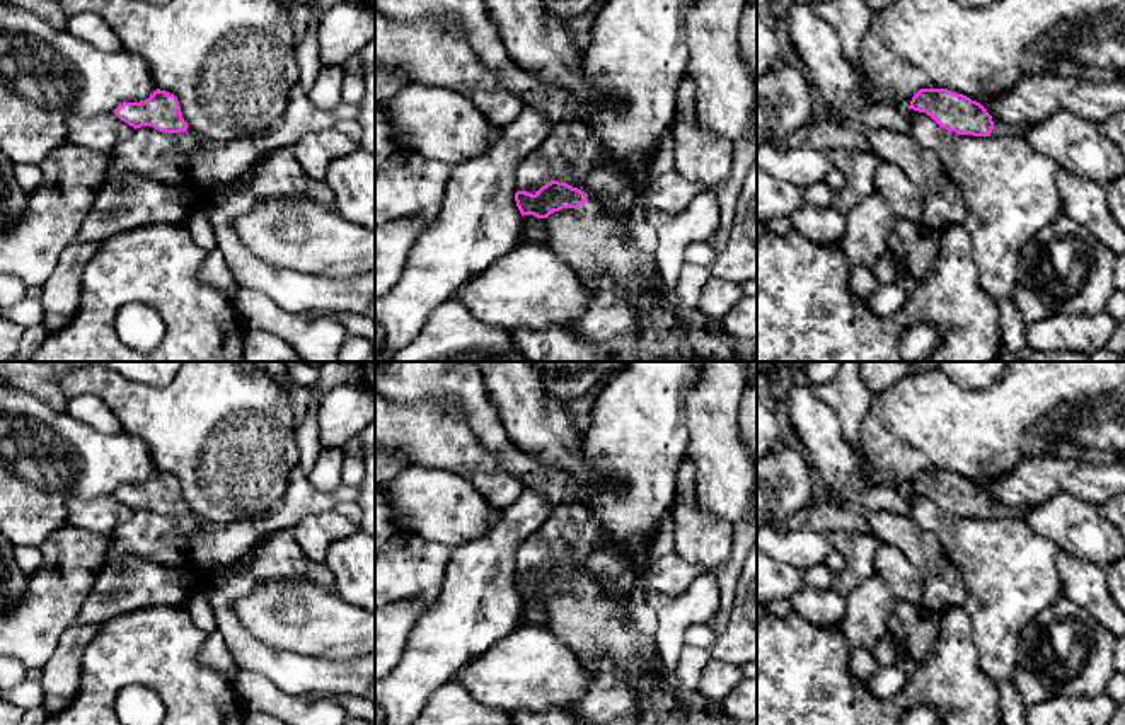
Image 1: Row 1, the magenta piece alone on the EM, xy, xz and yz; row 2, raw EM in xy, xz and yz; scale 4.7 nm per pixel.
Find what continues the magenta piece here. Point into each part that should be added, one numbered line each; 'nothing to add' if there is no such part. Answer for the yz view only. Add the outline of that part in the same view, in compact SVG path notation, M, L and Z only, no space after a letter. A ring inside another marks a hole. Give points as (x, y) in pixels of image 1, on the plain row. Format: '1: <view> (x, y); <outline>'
1: yz (1001, 510); M990 496L992 498L992 496ZM992 498L994 510L990 519L1019 519L1024 520L1028 517L1026 507L1009 507L995 498Z

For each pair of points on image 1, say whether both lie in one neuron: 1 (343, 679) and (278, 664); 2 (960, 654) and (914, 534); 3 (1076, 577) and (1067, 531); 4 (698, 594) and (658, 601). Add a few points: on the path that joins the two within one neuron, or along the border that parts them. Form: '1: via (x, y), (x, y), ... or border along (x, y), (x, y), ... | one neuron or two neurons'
1: via (328, 676), (294, 672) | one neuron
2: border along (962, 604), (950, 606), (941, 614) | two neurons
3: border along (1061, 548), (1103, 568) | two neurons
4: via (687, 603), (669, 603) | one neuron

